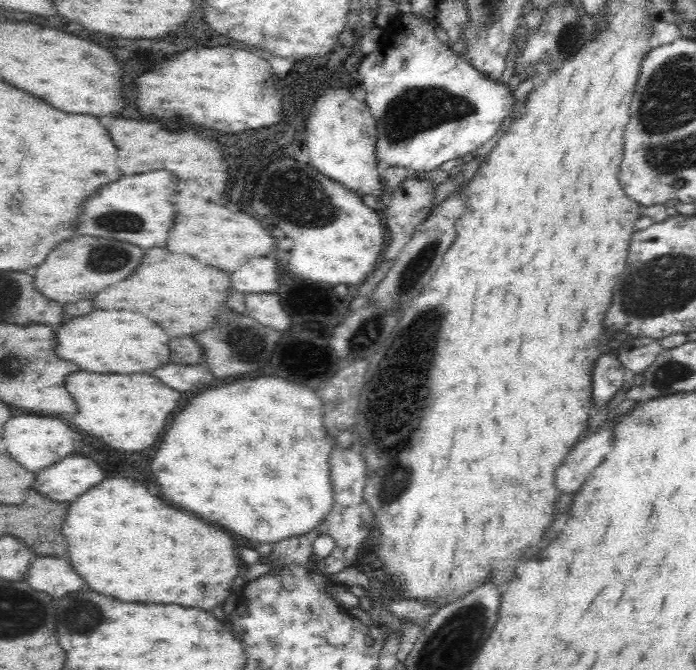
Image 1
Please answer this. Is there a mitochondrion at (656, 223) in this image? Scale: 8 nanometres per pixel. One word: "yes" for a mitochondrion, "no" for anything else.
no

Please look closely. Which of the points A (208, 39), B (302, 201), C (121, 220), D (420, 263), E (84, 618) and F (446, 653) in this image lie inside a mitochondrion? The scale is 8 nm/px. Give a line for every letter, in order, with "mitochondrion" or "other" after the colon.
A: other
B: mitochondrion
C: mitochondrion
D: mitochondrion
E: mitochondrion
F: mitochondrion

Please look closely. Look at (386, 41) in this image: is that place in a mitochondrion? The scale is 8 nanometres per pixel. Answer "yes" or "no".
no

